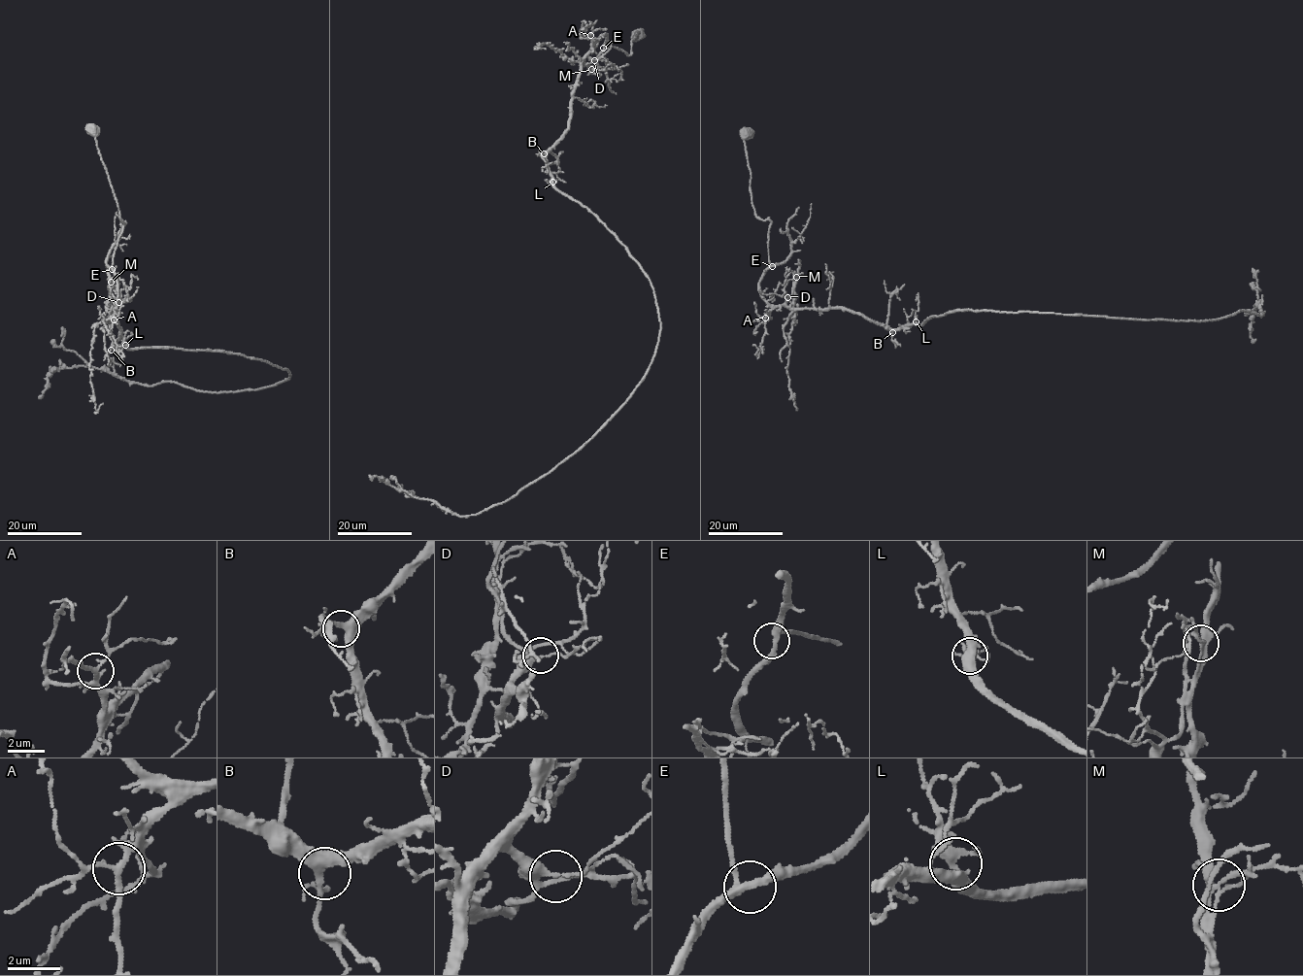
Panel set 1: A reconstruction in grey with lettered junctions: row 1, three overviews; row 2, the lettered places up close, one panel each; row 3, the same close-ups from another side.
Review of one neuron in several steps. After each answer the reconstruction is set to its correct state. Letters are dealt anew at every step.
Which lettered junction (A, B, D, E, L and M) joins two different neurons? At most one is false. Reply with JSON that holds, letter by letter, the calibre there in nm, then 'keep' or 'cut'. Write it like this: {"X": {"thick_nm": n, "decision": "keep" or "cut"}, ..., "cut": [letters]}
{"A": {"thick_nm": 200, "decision": "keep"}, "B": {"thick_nm": 320, "decision": "keep"}, "D": {"thick_nm": 280, "decision": "keep"}, "E": {"thick_nm": 280, "decision": "keep"}, "L": {"thick_nm": 340, "decision": "keep"}, "M": {"thick_nm": 260, "decision": "cut"}, "cut": ["M"]}

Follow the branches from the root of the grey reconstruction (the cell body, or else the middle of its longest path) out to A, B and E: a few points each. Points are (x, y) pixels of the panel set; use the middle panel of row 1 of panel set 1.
A: (638, 36), (641, 36), (639, 31), (629, 54), (604, 46), (607, 35), (601, 34), (592, 43), (590, 35)
B: (638, 36), (629, 54), (604, 46), (603, 33), (594, 42), (582, 62), (568, 130), (544, 153)
E: (638, 36), (641, 36), (639, 31), (632, 39), (629, 54), (616, 47), (603, 48)

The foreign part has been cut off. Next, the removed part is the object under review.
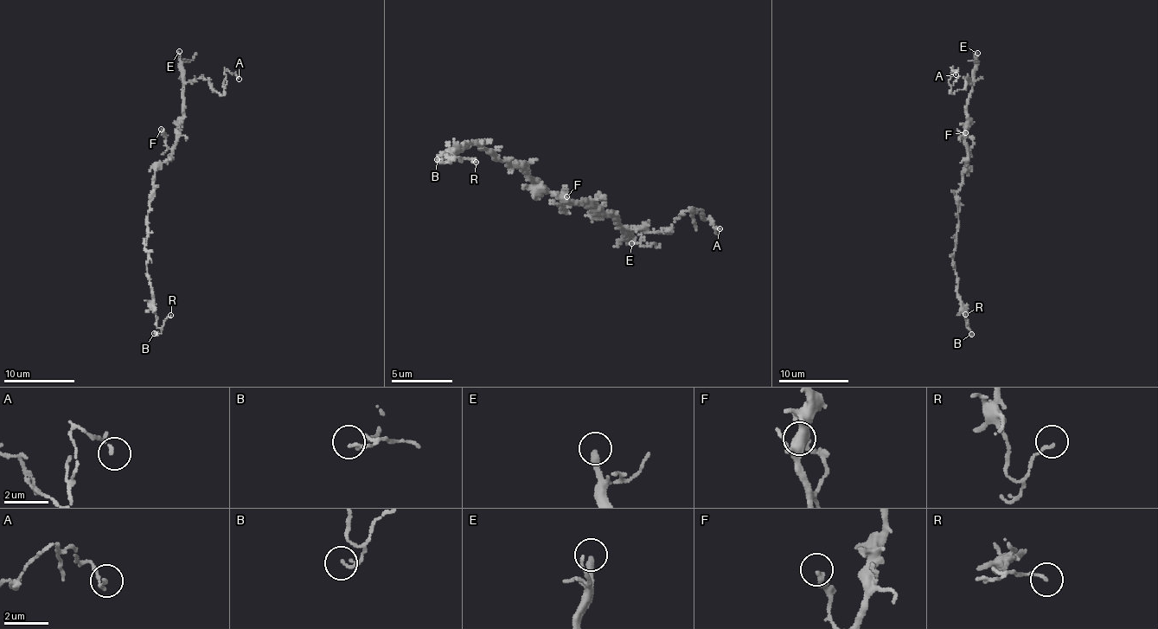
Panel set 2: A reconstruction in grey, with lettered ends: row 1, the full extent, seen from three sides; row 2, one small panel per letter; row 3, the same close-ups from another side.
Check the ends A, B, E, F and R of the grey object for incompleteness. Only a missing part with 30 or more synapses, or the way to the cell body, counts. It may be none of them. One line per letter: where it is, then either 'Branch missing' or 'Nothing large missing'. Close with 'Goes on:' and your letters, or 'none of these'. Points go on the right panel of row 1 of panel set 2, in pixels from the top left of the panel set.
A: Place: (956, 74). Nothing large missing
B: Place: (971, 334). Nothing large missing
E: Place: (977, 53). Branch missing
F: Place: (965, 132). Nothing large missing
R: Place: (965, 314). Nothing large missing
Goes on: E

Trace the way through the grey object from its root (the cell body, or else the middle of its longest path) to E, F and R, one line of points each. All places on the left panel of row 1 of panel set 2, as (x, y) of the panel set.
E: (161, 168), (161, 164), (169, 157), (176, 139), (179, 120), (182, 115), (182, 68), (179, 51)
F: (161, 168), (171, 152), (161, 129)
R: (161, 168), (155, 172), (144, 250), (148, 253), (147, 277), (151, 286), (156, 326), (160, 328), (170, 315)

